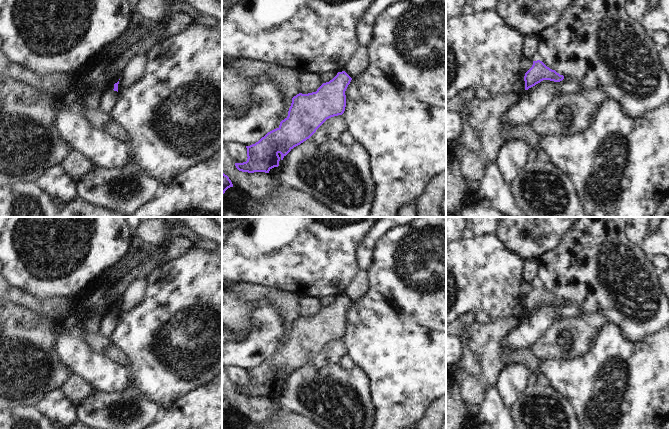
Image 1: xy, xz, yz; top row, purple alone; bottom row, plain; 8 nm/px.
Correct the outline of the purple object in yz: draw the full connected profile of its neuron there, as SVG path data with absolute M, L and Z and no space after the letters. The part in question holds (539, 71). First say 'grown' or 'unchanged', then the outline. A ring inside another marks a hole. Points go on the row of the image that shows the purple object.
unchanged; M533 61L532 67L525 73L524 76L525 90L528 90L543 80L560 82L563 79L563 75L560 75L555 70L550 69L542 61Z

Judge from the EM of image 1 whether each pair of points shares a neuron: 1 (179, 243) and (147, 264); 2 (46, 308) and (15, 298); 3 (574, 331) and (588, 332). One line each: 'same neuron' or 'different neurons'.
1: same neuron
2: same neuron
3: same neuron

